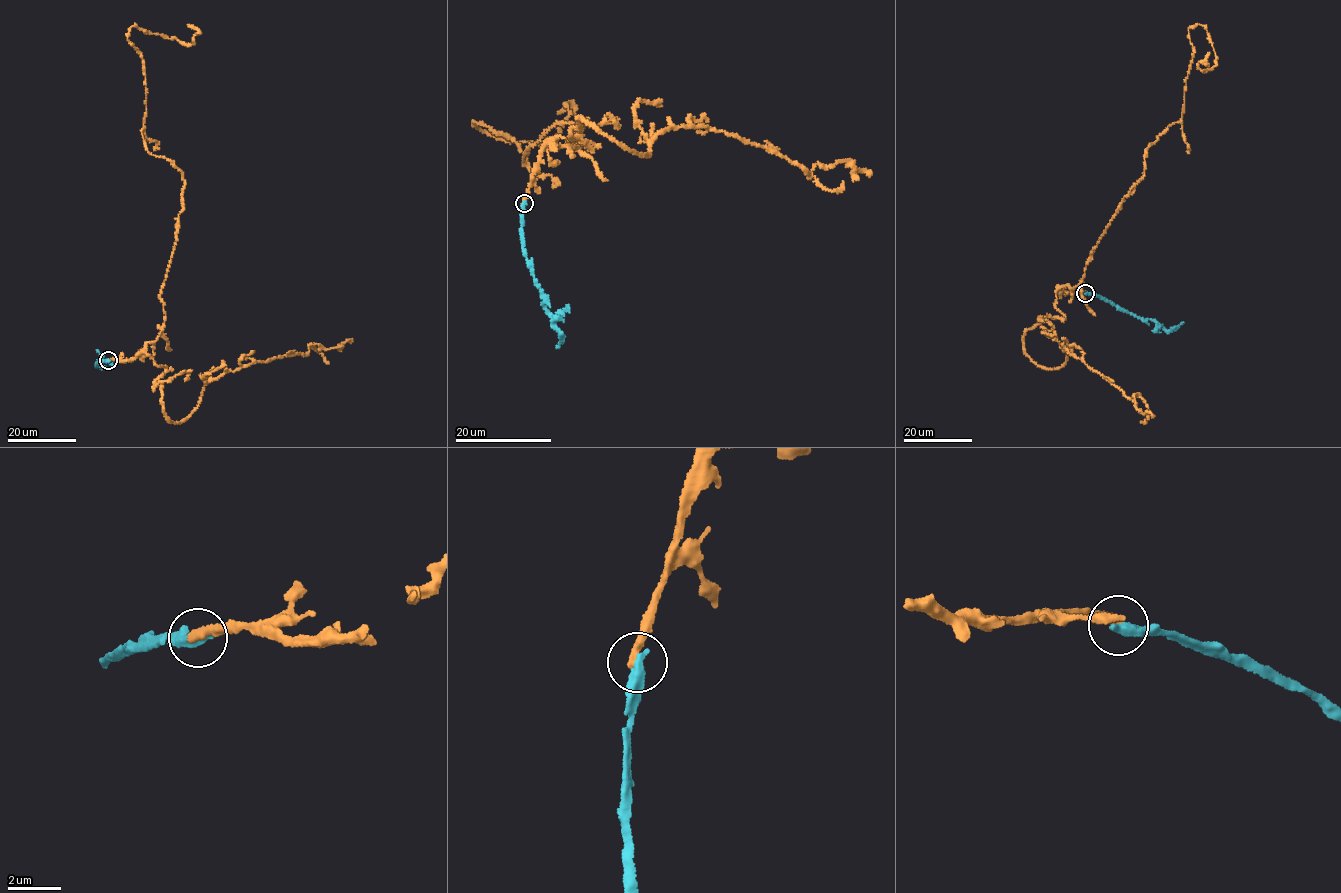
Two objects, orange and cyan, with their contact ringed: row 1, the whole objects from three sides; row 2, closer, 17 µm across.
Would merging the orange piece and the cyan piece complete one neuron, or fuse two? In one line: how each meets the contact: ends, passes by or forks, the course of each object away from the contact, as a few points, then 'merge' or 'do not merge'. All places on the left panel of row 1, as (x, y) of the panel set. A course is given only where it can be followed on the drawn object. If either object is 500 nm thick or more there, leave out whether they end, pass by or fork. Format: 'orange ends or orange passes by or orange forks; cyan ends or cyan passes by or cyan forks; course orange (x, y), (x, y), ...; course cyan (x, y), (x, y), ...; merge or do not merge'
orange ends; cyan ends; course orange (108, 361), (163, 327), (183, 207), (182, 173), (140, 131), (143, 62), (126, 35), (188, 45), (187, 24); course cyan (108, 360), (95, 364), (98, 365), (97, 360), (100, 364), (101, 360), (95, 349); do not merge

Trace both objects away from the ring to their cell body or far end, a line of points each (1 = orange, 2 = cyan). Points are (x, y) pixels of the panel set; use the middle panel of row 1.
1: (523, 203), (582, 123), (525, 165), (474, 120), (538, 143), (558, 114)
2: (524, 203), (521, 232), (526, 261), (544, 298), (544, 309), (552, 318), (562, 339), (556, 348)

